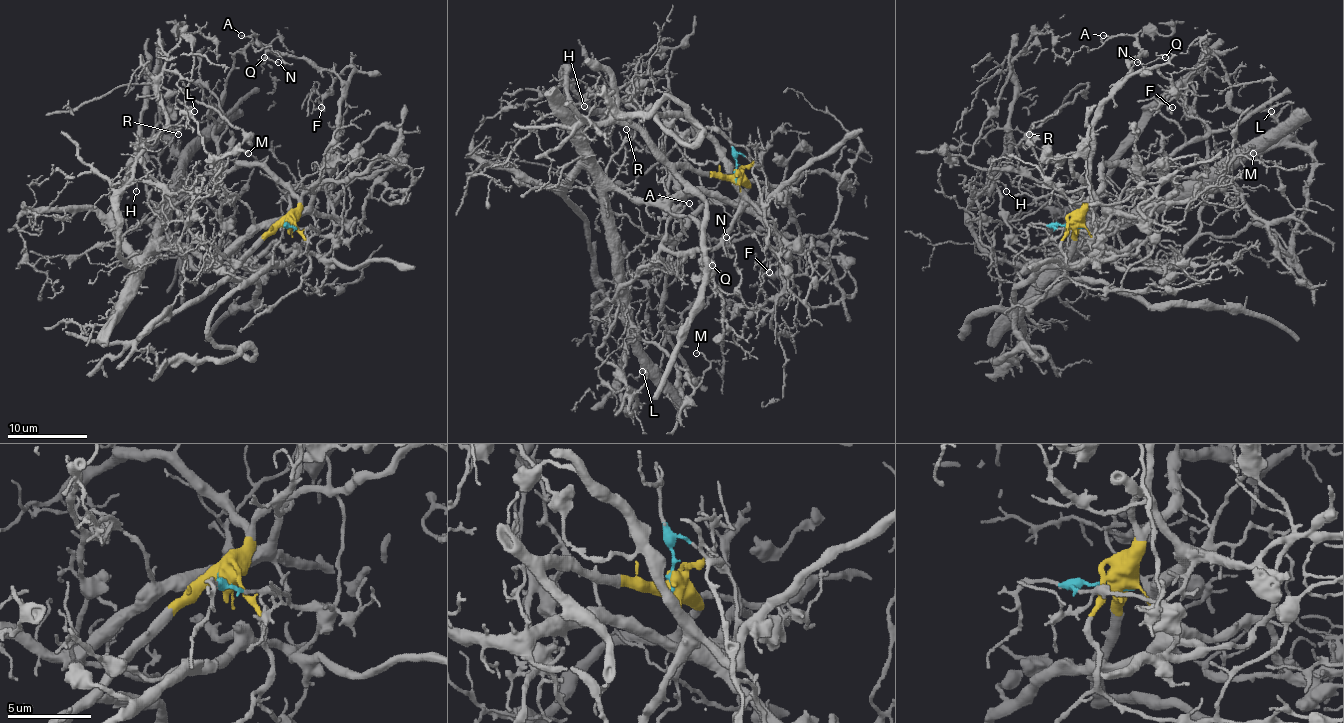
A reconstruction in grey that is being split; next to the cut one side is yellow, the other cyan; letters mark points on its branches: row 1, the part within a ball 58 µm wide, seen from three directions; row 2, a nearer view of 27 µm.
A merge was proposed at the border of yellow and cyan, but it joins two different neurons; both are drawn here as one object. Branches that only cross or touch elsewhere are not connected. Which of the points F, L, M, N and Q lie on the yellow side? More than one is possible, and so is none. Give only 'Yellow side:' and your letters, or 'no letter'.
Yellow side: no letter

